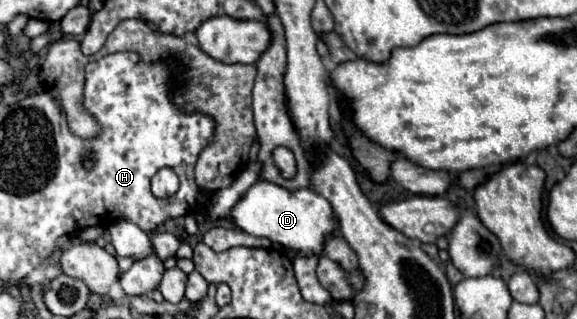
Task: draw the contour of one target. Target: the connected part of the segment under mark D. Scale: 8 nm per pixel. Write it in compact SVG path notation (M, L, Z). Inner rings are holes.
M262 180L250 186L246 196L232 208L232 218L244 232L252 236L266 236L276 244L294 250L298 256L322 256L326 242L338 232L338 220L324 196L310 188L288 192Z

